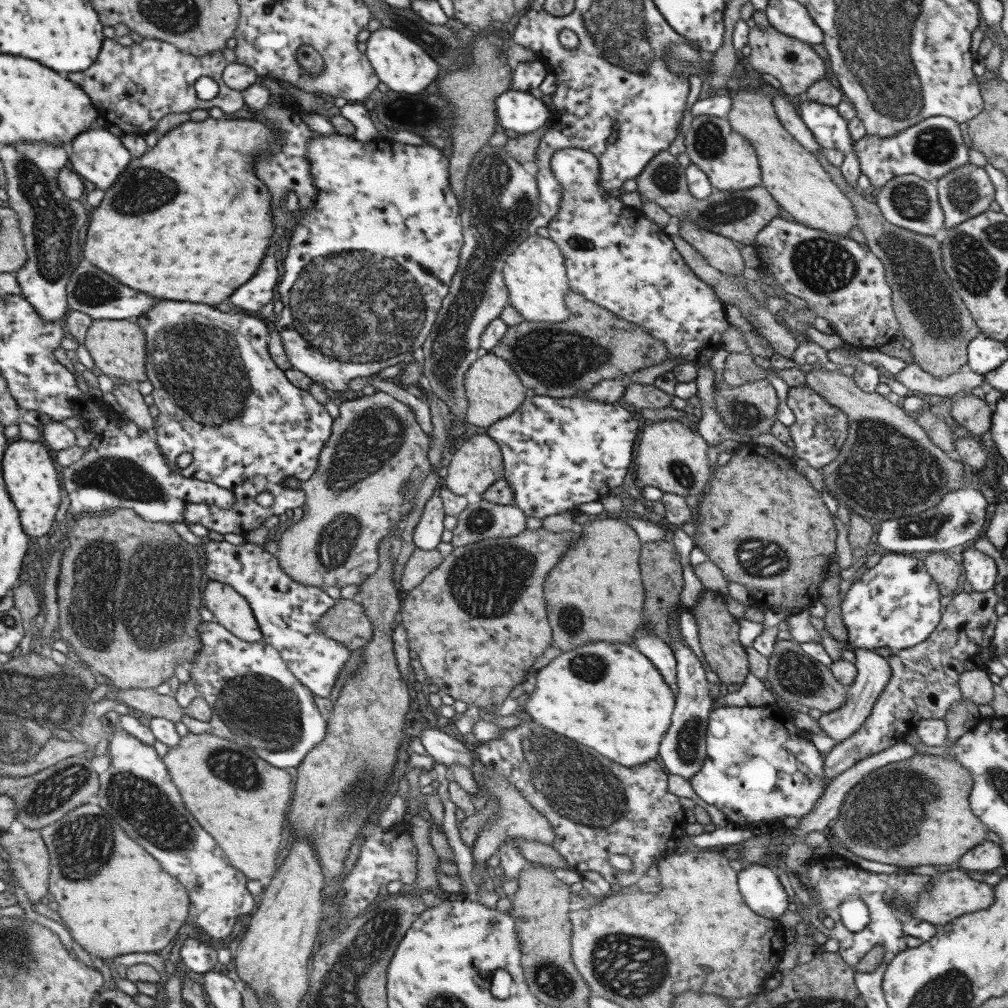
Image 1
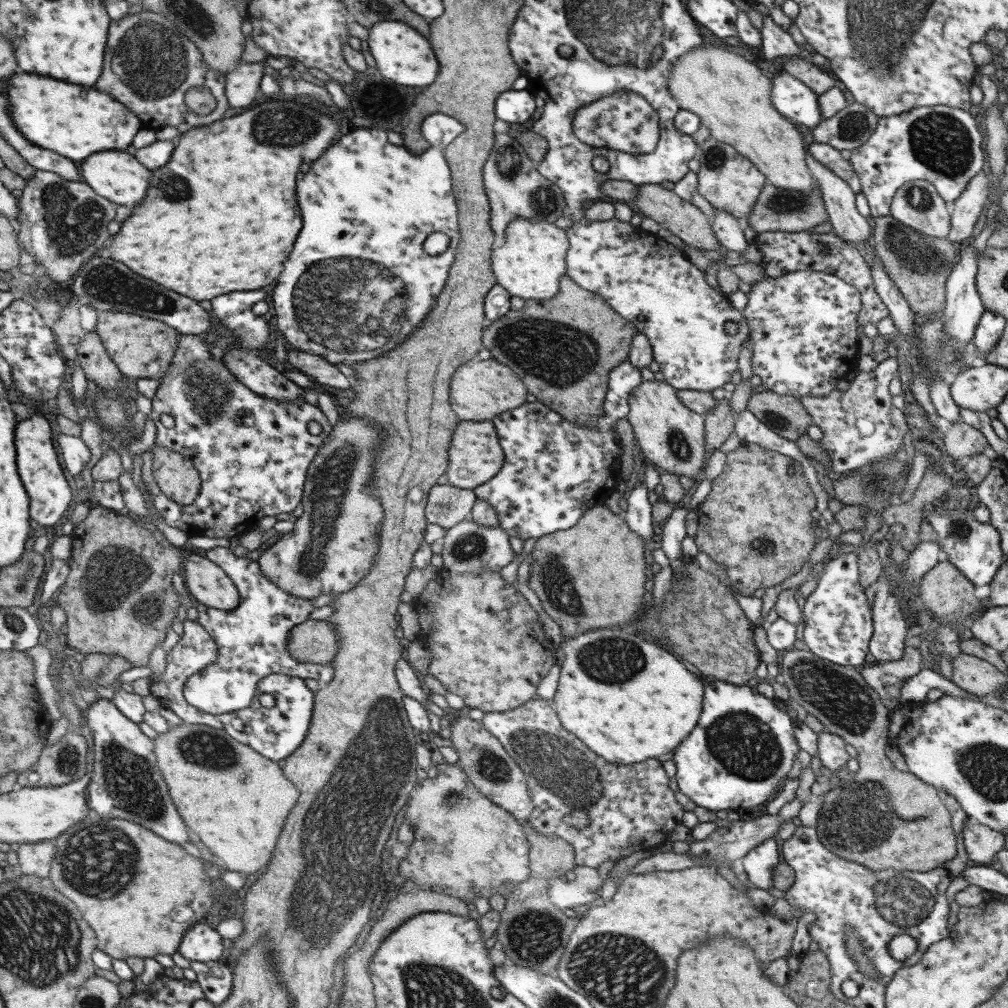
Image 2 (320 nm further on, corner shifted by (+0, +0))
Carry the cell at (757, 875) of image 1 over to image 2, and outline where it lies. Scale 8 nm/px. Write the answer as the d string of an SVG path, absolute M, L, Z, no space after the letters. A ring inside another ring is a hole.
M763 839L742 856L742 866L751 887L767 890L772 887L771 876L779 862L779 852L775 839Z

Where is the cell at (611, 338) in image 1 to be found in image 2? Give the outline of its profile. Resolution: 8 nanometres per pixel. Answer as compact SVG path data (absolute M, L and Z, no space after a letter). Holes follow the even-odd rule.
M563 274L558 289L550 299L529 299L519 310L509 309L499 319L485 323L482 328L482 348L491 358L504 364L519 376L526 392L536 400L558 412L567 422L592 424L602 416L602 402L606 393L609 371L627 360L630 340L636 328L617 314L598 294L581 288L578 283Z

